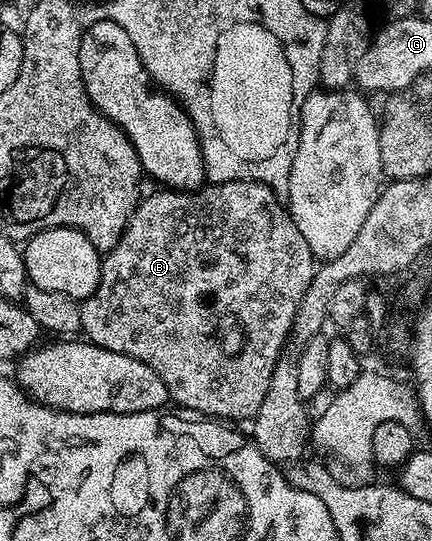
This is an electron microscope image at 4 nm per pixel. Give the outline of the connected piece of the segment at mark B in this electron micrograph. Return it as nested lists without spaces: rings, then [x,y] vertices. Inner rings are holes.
[[[215,182],[202,185],[200,190],[192,192],[157,188],[154,194],[146,193],[138,202],[119,244],[115,244],[115,248],[111,248],[102,257],[99,284],[91,297],[80,303],[80,333],[99,348],[107,348],[135,360],[143,360],[143,364],[152,368],[155,376],[159,376],[159,380],[167,384],[170,399],[174,403],[177,401],[182,406],[182,411],[208,416],[213,420],[245,417],[253,420],[267,394],[272,370],[285,349],[286,342],[290,340],[292,322],[299,311],[300,301],[311,284],[314,271],[315,259],[311,248],[307,248],[307,240],[303,240],[303,232],[299,232],[295,220],[289,215],[286,203],[264,182]]]

